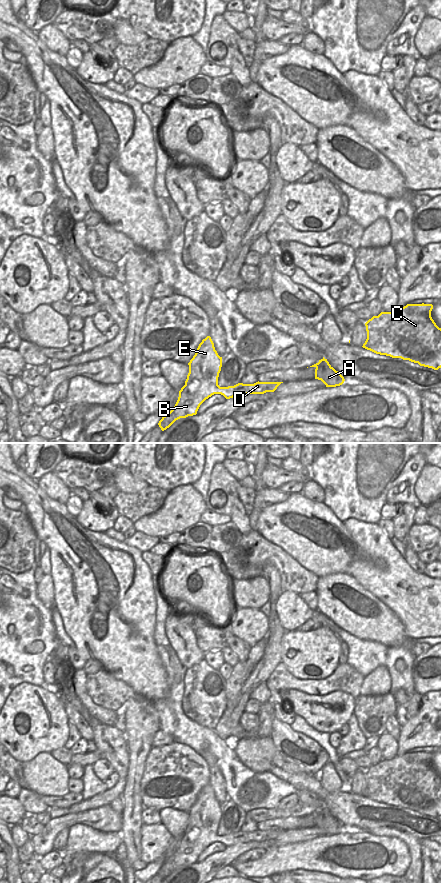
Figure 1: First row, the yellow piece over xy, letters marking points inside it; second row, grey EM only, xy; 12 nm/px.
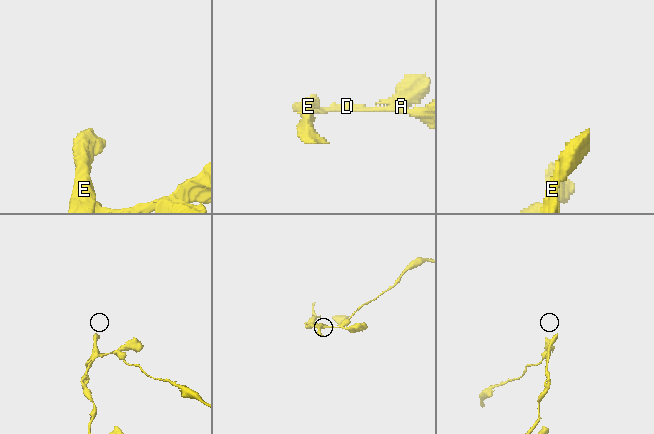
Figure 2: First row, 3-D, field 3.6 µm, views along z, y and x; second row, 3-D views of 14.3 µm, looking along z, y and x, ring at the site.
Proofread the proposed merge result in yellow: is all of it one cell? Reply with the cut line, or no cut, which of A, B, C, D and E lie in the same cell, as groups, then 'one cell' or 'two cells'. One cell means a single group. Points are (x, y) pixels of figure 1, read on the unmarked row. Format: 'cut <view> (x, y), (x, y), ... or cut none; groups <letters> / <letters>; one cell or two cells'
cut xy (328, 811), (316, 815); groups A / B C D E; two cells

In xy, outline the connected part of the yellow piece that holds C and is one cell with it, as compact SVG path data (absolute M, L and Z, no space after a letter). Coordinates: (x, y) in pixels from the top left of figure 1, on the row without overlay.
M407 752L392 760L381 760L366 771L367 787L363 796L376 802L401 806L420 814L441 816L441 776L431 765L432 752Z

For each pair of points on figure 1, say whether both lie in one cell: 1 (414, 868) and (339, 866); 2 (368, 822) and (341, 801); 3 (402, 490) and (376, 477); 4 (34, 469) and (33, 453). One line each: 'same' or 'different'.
1: different
2: same
3: different
4: same

